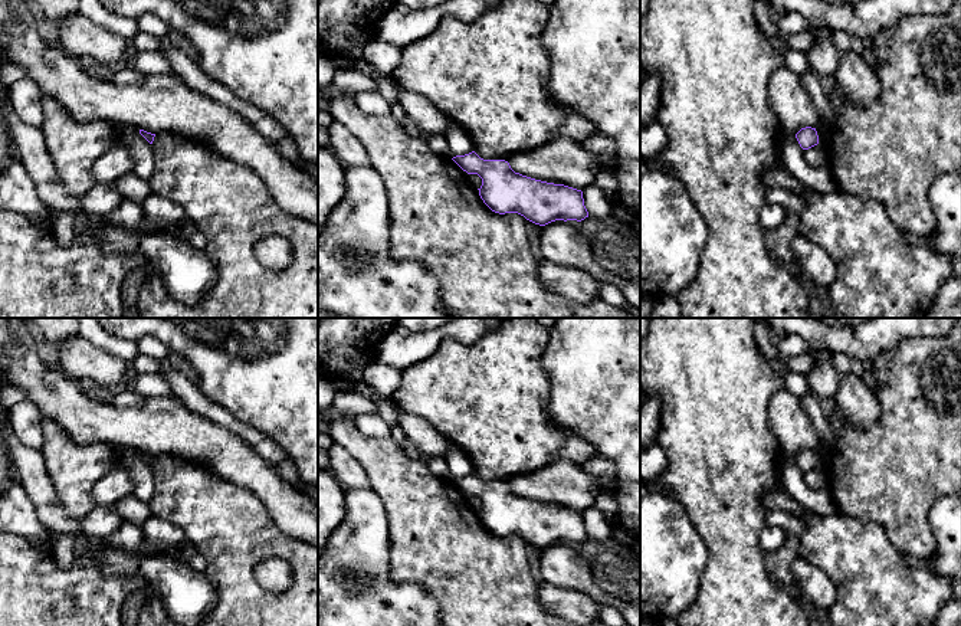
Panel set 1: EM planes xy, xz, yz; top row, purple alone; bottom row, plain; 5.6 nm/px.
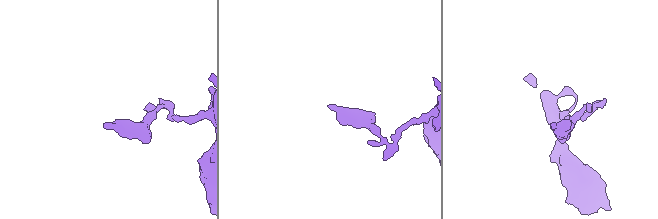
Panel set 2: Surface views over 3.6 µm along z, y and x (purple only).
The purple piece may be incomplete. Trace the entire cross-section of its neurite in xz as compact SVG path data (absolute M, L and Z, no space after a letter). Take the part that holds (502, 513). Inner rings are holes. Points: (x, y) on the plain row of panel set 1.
M475 473L452 482L482 501L479 518L495 535L518 535L539 548L588 540L581 512L522 498L508 484L483 482Z

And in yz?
M811 449L801 450L796 456L796 461L803 472L809 472L819 466L817 453L816 453L816 450L811 450Z

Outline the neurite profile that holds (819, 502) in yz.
M783 450L781 462L781 484L784 491L801 507L820 517L830 517L839 511L830 499L827 489L813 491L804 479L804 472L800 469L796 456Z

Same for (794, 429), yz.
M781 390L770 402L770 427L784 452L797 456L801 450L819 448L814 422L803 410L800 399Z

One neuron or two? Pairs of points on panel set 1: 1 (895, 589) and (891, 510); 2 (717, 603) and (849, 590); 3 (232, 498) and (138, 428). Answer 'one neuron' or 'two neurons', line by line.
1: two neurons
2: two neurons
3: two neurons

